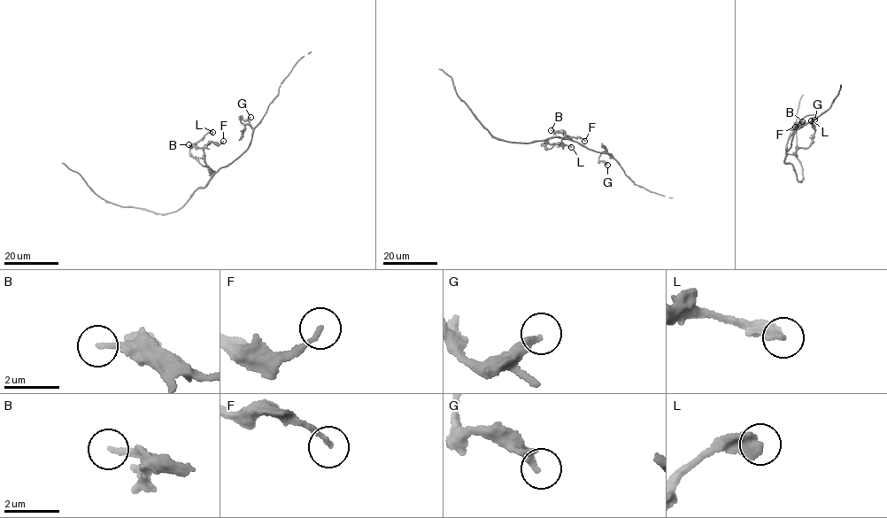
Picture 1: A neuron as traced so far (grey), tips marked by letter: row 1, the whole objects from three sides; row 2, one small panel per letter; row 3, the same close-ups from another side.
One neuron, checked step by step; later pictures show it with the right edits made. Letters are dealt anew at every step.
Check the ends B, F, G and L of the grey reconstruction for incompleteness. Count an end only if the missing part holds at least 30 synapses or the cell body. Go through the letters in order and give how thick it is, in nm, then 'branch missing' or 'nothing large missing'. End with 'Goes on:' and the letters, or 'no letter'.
B: 190 nm thick; nothing large missing
F: 160 nm thick; nothing large missing
G: 240 nm thick; nothing large missing
L: 400 nm thick; nothing large missing
Goes on: no letter

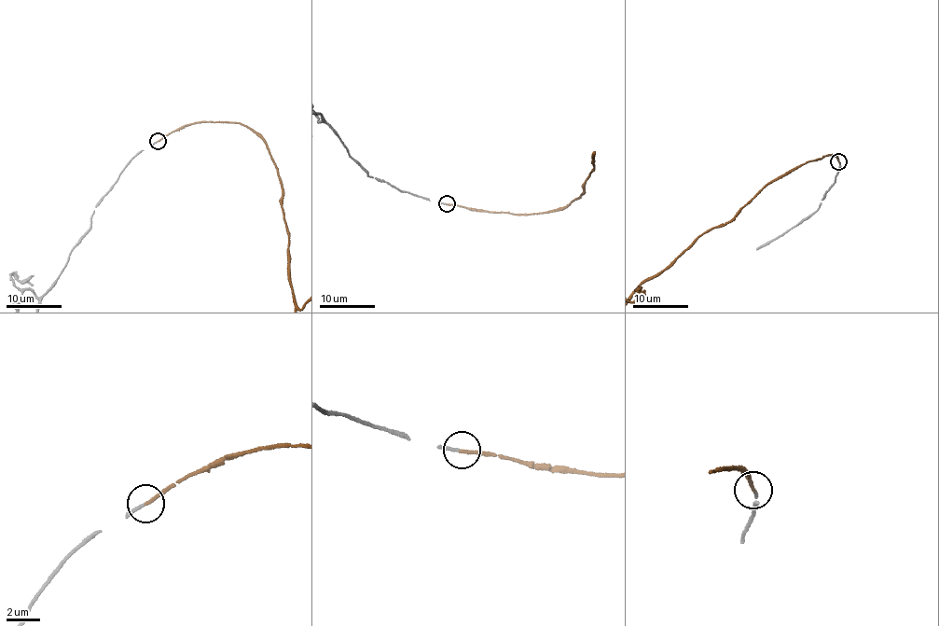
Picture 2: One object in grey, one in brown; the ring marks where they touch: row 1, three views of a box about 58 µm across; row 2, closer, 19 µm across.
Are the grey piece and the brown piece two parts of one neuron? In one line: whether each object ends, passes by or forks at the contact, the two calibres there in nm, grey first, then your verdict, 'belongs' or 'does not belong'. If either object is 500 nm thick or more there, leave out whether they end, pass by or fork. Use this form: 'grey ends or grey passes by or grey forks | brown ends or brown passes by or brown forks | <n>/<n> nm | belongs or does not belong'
grey ends | brown ends | 170/190 nm | belongs

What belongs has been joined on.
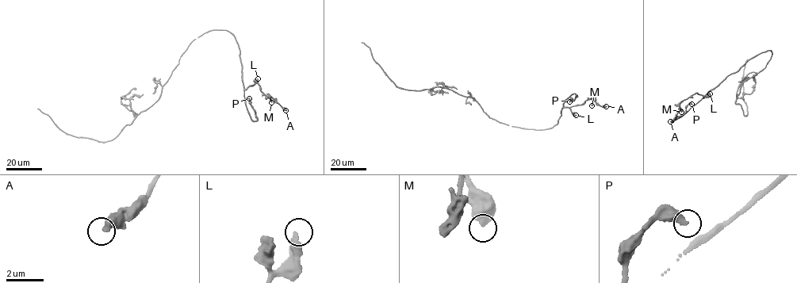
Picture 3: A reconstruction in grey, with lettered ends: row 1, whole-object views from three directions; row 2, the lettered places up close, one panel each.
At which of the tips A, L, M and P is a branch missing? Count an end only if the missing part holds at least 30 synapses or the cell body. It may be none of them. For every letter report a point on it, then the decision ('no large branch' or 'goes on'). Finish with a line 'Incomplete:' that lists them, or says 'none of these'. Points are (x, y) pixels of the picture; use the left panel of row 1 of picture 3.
A: place (285, 110); no large branch
L: place (258, 78); no large branch
M: place (271, 102); no large branch
P: place (249, 98); no large branch
Incomplete: none of these

